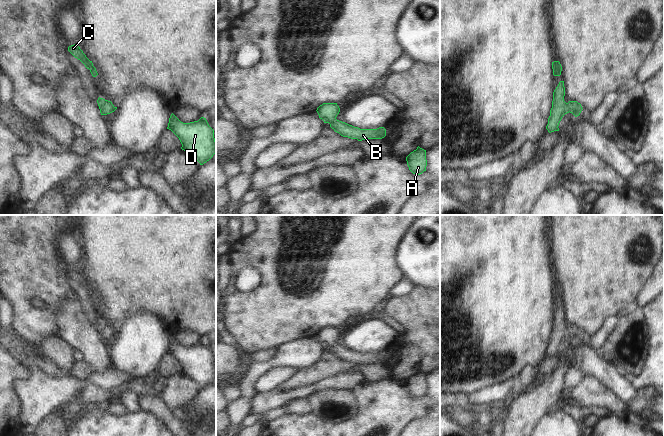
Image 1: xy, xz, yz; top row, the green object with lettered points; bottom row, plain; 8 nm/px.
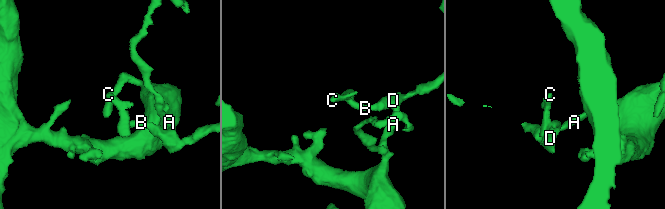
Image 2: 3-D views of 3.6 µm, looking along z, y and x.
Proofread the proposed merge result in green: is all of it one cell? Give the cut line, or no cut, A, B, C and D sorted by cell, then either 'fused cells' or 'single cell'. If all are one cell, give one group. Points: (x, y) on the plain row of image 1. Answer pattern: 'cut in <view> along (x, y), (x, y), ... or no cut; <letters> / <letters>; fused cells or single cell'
no cut; A B C D; single cell

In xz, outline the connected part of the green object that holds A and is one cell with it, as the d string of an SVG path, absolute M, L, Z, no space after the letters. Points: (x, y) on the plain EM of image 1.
M417 371L416 374L411 376L406 381L407 389L409 391L409 394L415 398L420 399L424 395L426 395L427 390L427 384L426 384L426 374Z

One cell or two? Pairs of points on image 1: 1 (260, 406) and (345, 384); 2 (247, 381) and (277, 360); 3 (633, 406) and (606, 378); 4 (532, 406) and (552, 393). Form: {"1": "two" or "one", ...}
{"1": "one", "2": "one", "3": "two", "4": "one"}

